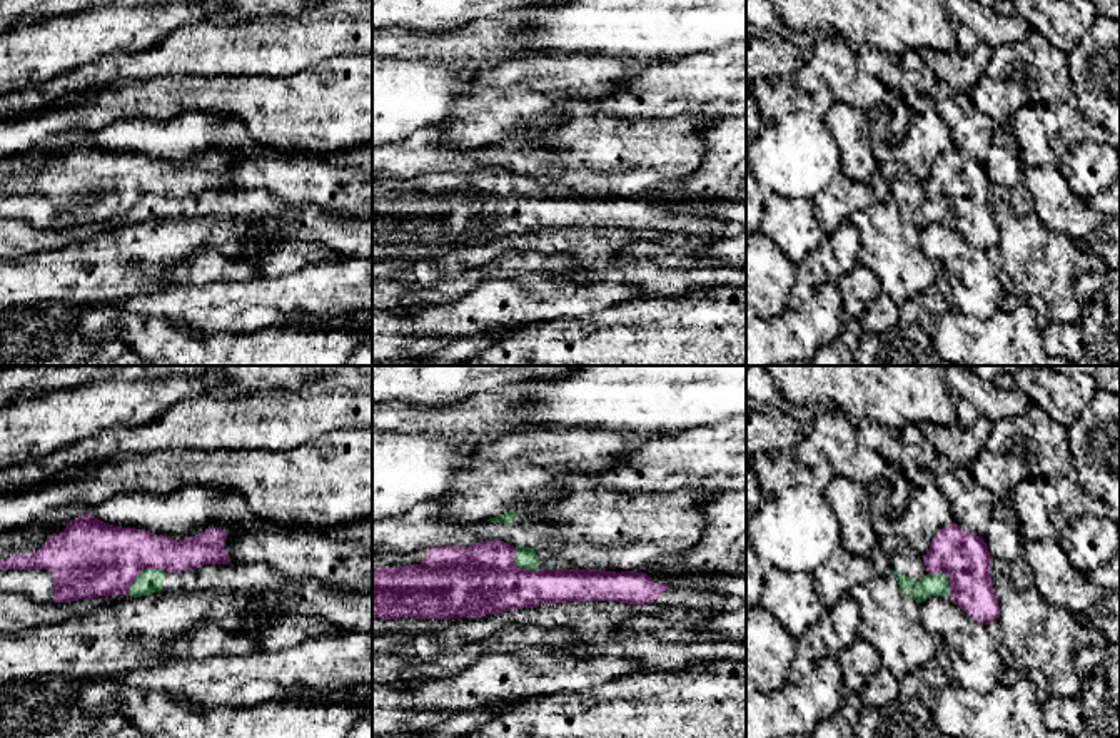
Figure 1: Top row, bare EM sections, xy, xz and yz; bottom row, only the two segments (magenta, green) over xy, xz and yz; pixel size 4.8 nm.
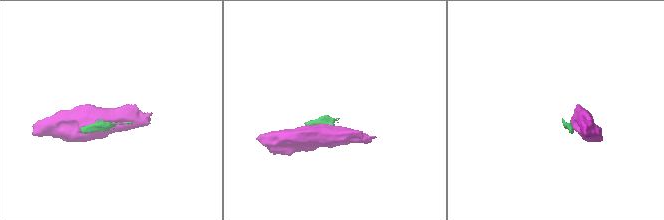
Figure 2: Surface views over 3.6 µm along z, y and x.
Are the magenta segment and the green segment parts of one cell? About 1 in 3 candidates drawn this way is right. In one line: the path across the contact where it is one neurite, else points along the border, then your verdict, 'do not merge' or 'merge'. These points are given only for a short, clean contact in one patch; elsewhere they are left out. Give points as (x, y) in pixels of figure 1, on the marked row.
do not merge

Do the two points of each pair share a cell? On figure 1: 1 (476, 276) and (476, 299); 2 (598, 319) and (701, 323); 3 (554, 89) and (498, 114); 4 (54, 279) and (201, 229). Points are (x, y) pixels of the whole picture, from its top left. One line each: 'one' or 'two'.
1: two
2: one
3: one
4: one

